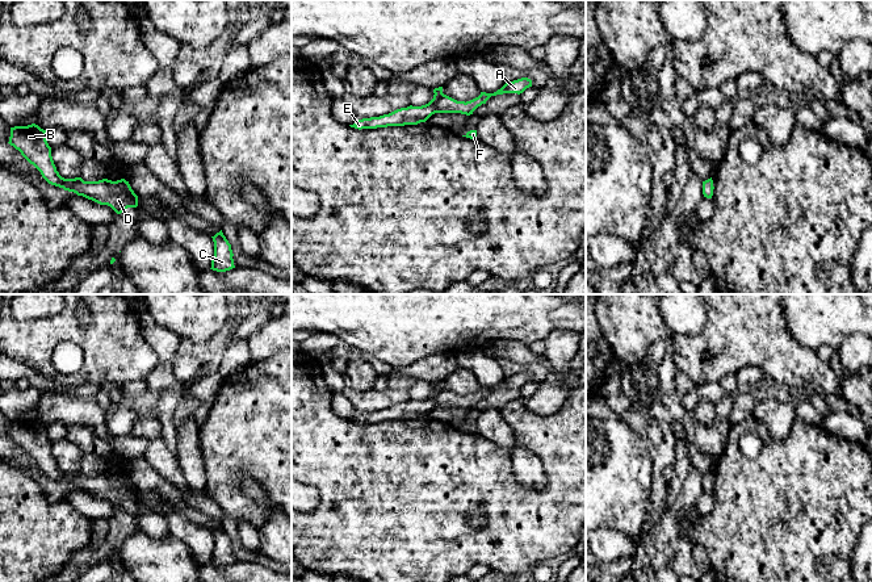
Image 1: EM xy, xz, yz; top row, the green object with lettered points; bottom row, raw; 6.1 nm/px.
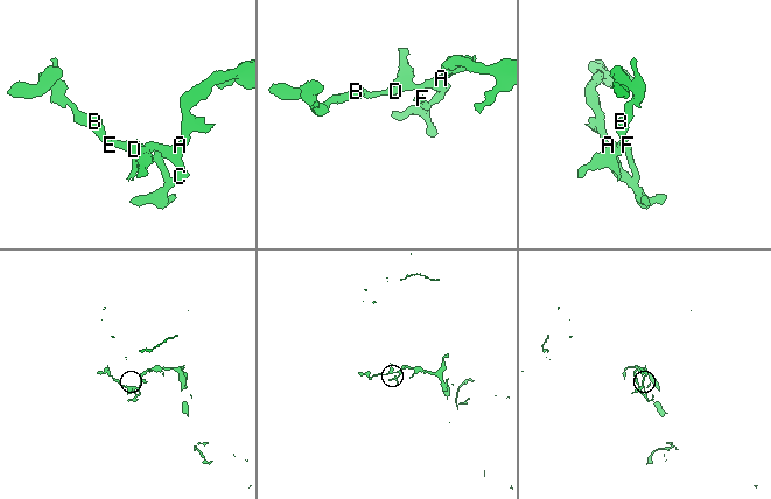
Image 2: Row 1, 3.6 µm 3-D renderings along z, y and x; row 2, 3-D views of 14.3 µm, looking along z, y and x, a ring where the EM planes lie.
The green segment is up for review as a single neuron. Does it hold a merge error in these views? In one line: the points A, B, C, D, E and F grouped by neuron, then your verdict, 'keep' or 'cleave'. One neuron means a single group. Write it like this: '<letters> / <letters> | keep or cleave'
A B C D E F | keep

